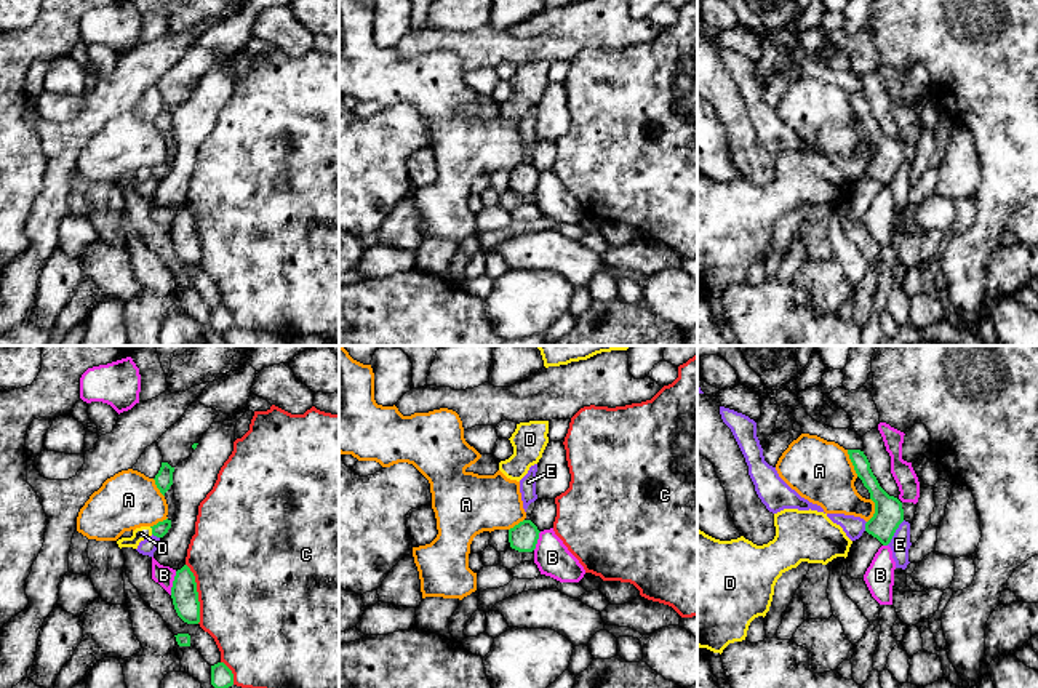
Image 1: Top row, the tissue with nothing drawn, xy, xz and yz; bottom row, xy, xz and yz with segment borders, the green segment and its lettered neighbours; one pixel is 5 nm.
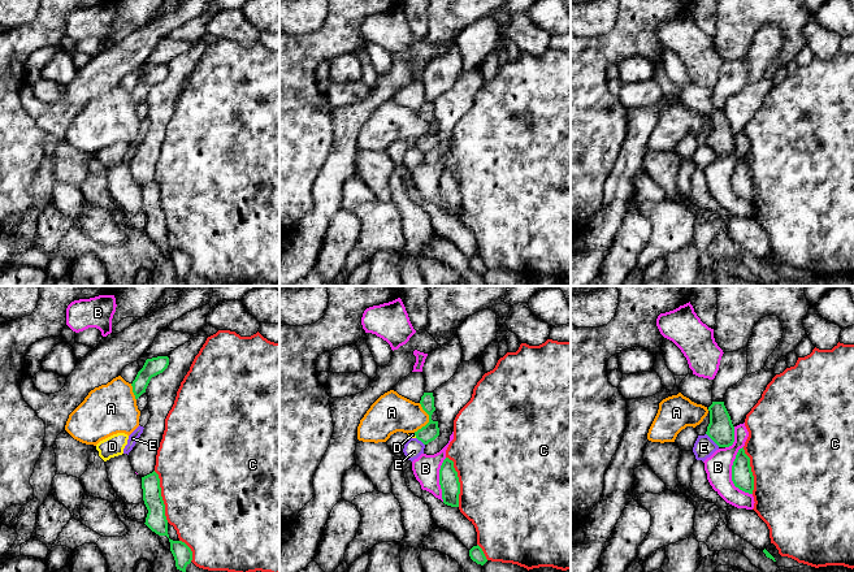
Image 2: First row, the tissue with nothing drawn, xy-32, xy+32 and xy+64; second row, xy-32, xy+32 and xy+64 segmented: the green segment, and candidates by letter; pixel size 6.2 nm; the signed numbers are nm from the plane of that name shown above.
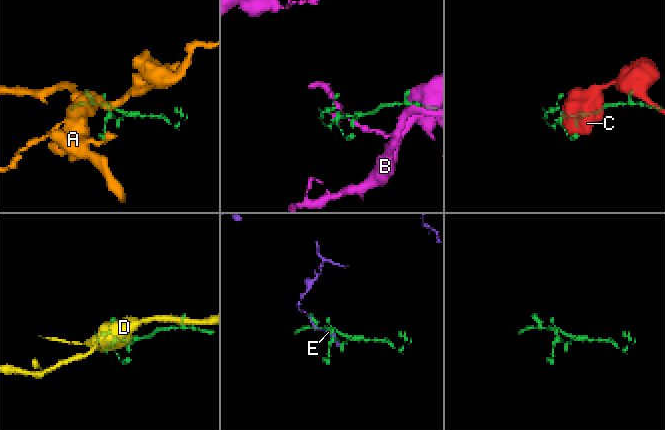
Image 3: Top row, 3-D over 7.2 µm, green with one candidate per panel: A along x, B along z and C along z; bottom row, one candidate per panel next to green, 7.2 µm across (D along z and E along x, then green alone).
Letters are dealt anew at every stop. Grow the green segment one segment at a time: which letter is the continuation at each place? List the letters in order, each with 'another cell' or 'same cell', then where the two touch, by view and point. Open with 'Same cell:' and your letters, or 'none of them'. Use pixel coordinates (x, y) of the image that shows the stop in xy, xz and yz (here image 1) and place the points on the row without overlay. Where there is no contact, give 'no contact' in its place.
Same cell: none of them
A: another cell; meets green in yz at (851, 103)
B: another cell; meets green in xy at (173, 224)
C: another cell; meets green in xy at (197, 236)
D: another cell; meets green in xy at (152, 172)
E: another cell; meets green in yz at (894, 173)

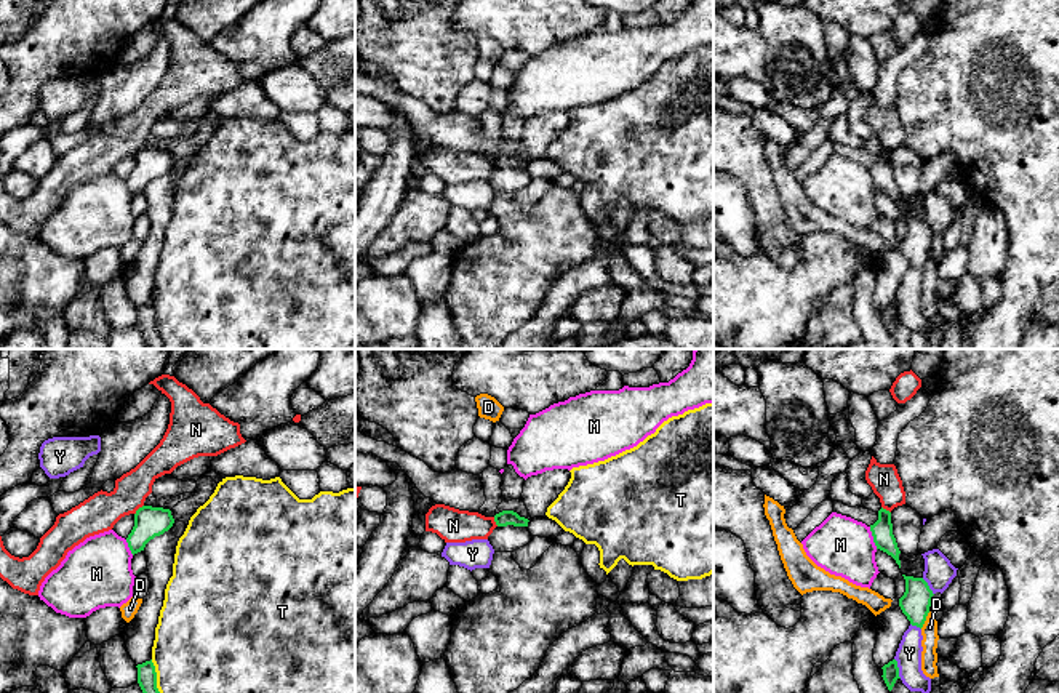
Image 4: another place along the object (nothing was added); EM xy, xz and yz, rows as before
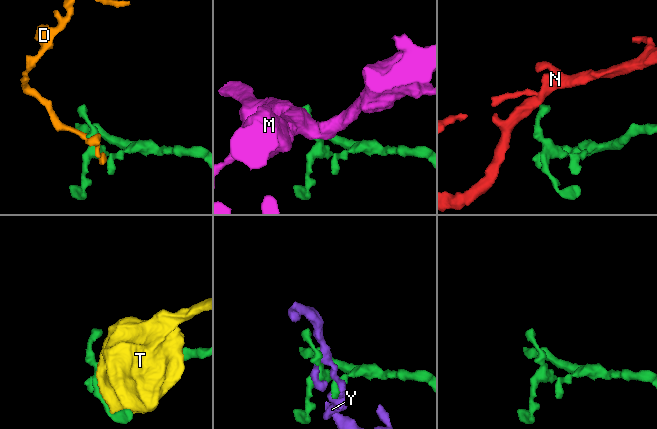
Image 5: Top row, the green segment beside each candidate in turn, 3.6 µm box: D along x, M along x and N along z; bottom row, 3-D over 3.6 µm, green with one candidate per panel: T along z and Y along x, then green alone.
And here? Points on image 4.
Same cell: none of them
D: another cell; meets green in yz at (925, 261)
M: another cell; meets green in yz at (874, 180)
N: another cell; meets green in xy at (138, 151)
T: another cell; meets green in xy at (155, 325)
Y: another cell; meets green in yz at (898, 309)

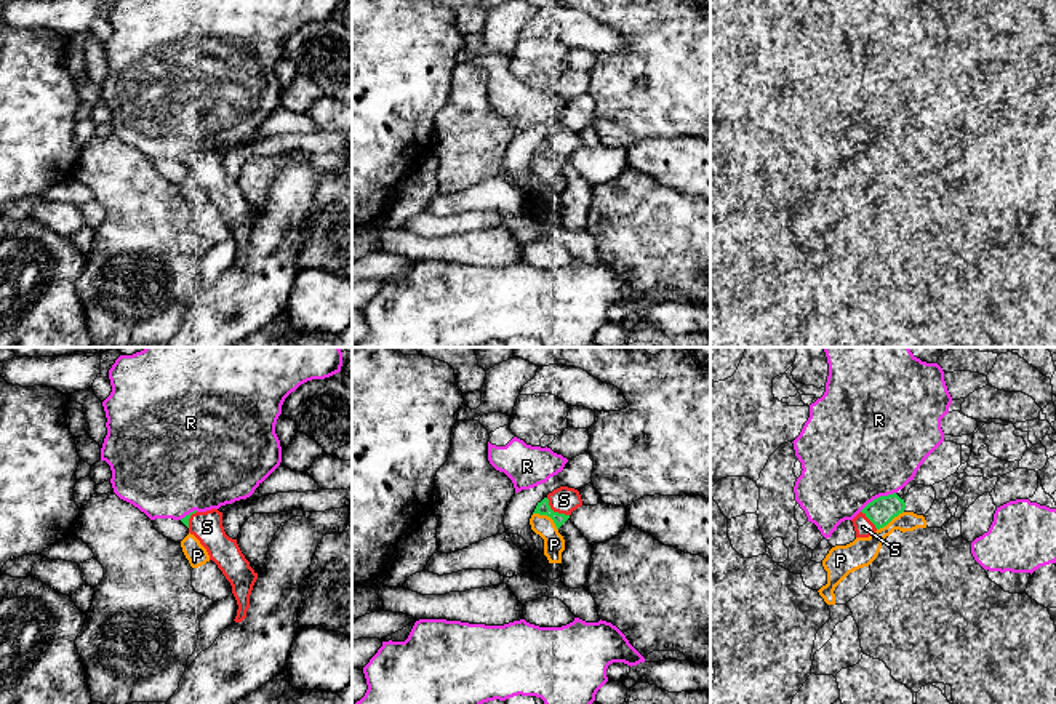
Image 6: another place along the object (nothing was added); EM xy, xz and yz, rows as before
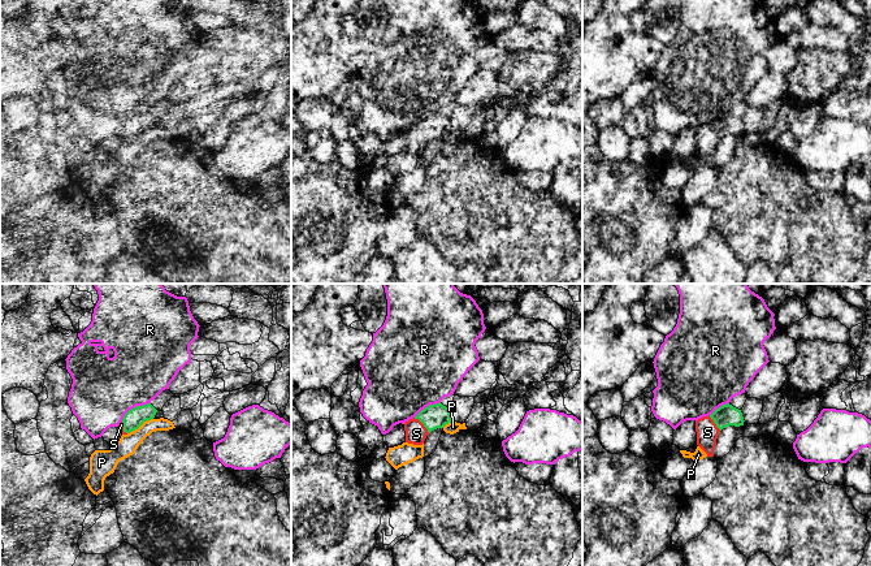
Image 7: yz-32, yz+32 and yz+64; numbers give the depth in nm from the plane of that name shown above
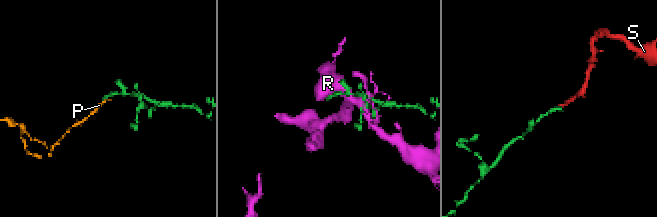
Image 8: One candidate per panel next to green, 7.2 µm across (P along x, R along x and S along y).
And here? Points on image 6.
Same cell: S
P: another cell; meets green in xz at (548, 157)
R: another cell; meets green in yz at (877, 140)
S: same cell; meets green in xz at (556, 154)

